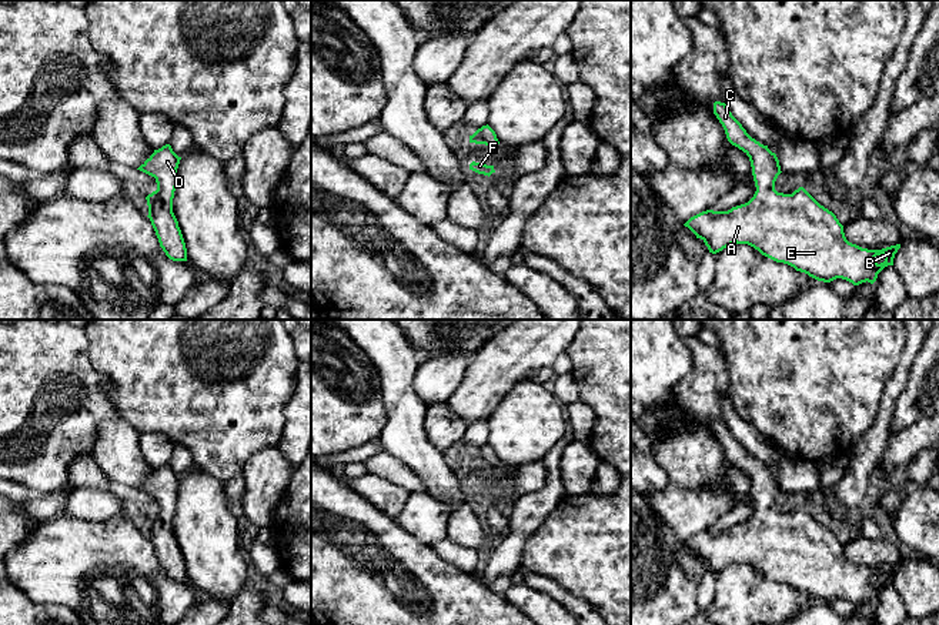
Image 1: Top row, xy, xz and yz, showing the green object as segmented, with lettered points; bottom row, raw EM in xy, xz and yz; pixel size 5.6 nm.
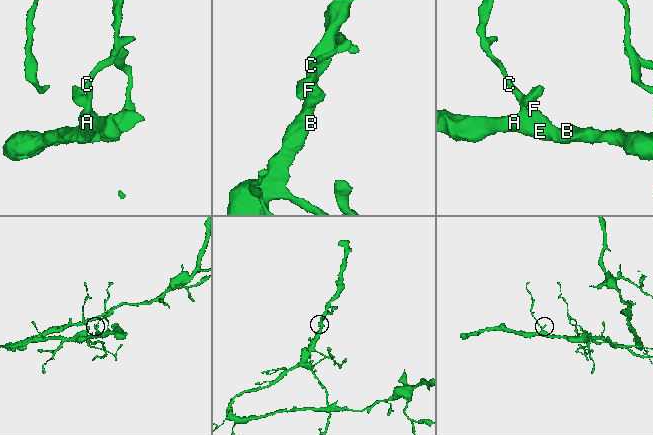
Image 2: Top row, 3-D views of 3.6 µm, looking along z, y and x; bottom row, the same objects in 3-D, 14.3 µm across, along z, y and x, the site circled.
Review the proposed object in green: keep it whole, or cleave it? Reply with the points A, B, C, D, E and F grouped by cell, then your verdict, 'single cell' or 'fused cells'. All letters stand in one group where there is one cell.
groups A B C D E F; single cell

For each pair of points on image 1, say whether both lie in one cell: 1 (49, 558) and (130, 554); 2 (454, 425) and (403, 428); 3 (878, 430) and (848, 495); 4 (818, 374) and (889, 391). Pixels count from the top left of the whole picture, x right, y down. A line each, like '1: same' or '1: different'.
1: same
2: different
3: same
4: different

